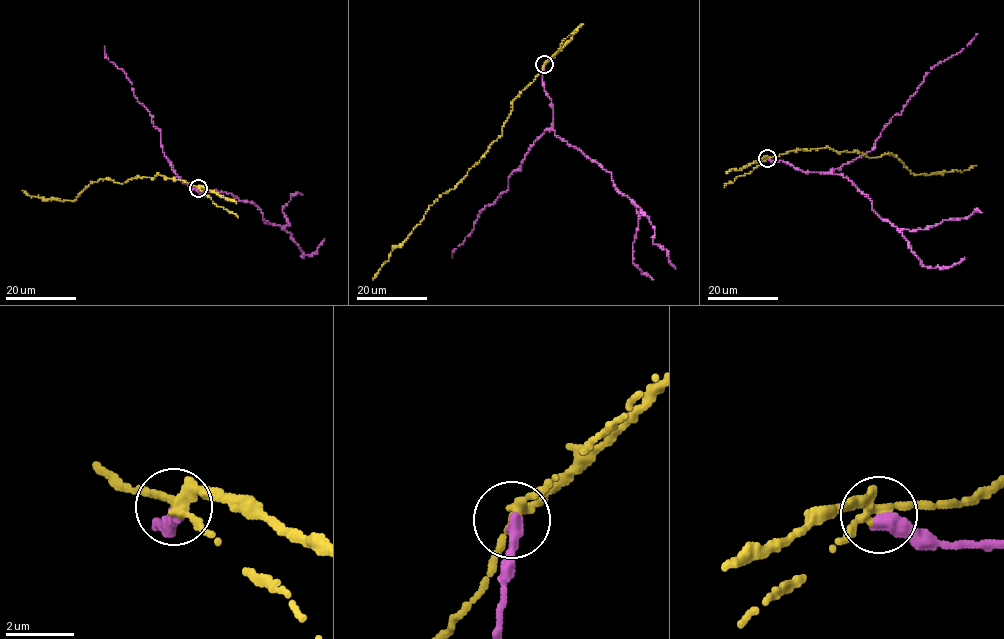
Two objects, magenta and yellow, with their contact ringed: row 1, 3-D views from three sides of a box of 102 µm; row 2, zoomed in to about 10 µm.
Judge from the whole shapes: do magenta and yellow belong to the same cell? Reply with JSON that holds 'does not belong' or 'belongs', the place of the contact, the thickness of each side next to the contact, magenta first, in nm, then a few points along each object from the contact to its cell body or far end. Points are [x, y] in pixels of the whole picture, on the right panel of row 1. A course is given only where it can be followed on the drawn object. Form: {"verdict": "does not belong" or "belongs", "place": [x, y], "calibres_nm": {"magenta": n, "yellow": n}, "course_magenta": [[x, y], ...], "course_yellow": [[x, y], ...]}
{"verdict": "does not belong", "place": [767, 158], "calibres_nm": {"magenta": 440, "yellow": 240}, "course_magenta": [[767, 158], [789, 162], [803, 171], [831, 173], [871, 151], [931, 68], [960, 52], [978, 33]], "course_yellow": [[767, 158], [826, 146], [837, 152], [857, 151], [870, 158], [892, 153], [915, 174], [961, 172], [976, 166]]}

